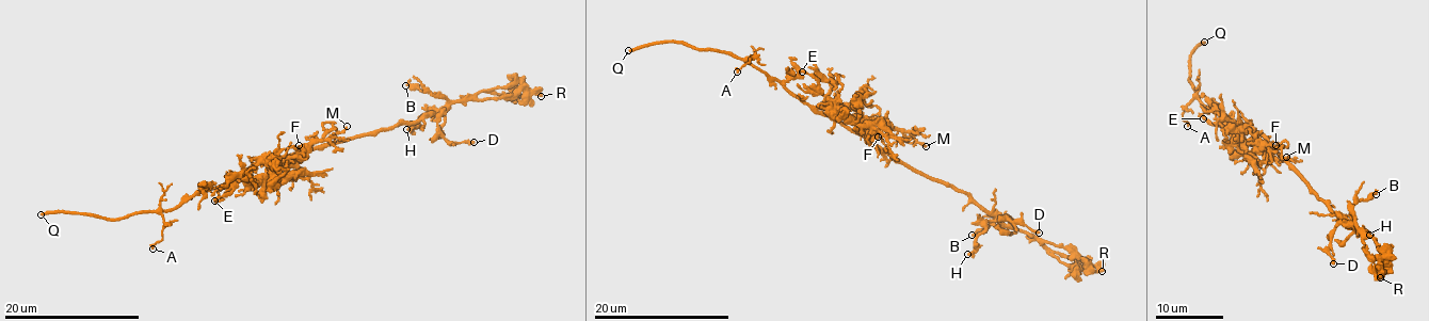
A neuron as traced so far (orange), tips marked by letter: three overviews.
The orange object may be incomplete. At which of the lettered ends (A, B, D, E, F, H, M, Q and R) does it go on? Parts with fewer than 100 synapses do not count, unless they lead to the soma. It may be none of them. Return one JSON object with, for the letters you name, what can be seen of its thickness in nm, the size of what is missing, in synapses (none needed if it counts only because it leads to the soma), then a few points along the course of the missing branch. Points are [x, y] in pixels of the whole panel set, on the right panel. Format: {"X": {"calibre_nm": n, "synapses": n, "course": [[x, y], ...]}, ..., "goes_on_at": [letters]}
{"Q": {"calibre_nm": 200, "course": [[1204, 42], [1220, 45], [1230, 35], [1254, 33], [1262, 23], [1368, 0]]}, "goes_on_at": ["Q"]}

